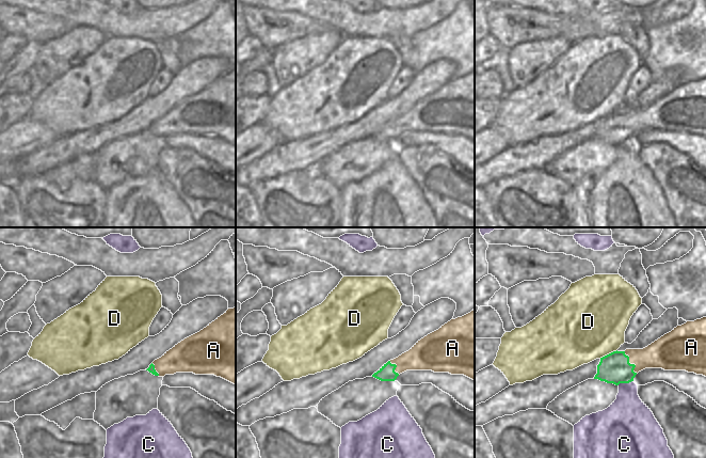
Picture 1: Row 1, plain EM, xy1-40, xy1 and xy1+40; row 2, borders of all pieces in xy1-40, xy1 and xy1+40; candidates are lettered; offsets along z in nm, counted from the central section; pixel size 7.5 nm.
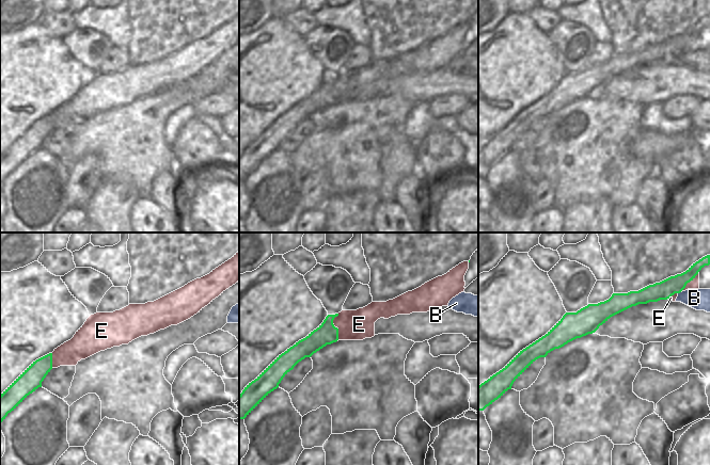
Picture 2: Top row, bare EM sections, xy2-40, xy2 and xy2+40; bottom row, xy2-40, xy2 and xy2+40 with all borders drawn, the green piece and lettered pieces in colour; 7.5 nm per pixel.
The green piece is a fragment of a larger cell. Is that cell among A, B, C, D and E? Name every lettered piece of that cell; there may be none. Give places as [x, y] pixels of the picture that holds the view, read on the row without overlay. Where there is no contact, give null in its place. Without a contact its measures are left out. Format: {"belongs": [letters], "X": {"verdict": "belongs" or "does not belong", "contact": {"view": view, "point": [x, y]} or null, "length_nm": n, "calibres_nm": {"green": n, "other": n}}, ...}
{"belongs": ["A"], "A": {"verdict": "belongs", "contact": {"view": "xy1+40", "point": [631, 125]}, "length_nm": 190, "calibres_nm": {"green": 220, "other": 220}}, "B": {"verdict": "does not belong", "contact": {"view": "xy2+40", "point": [679, 53]}, "length_nm": 30, "calibres_nm": {"green": 140, "other": 160}}, "C": {"verdict": "does not belong", "contact": {"view": "xy1+40", "point": [625, 143]}, "length_nm": 120, "calibres_nm": {"green": 220, "other": 300}}, "D": {"verdict": "does not belong", "contact": {"view": "xy1+40", "point": [609, 114]}, "length_nm": 150, "calibres_nm": {"green": 220, "other": 500}}, "E": {"verdict": "does not belong", "contact": {"view": "xy2", "point": [336, 89]}, "length_nm": 200, "calibres_nm": {"green": 160, "other": 220}}}

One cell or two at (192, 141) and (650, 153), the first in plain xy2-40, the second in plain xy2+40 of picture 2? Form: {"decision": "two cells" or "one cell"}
{"decision": "two cells"}

